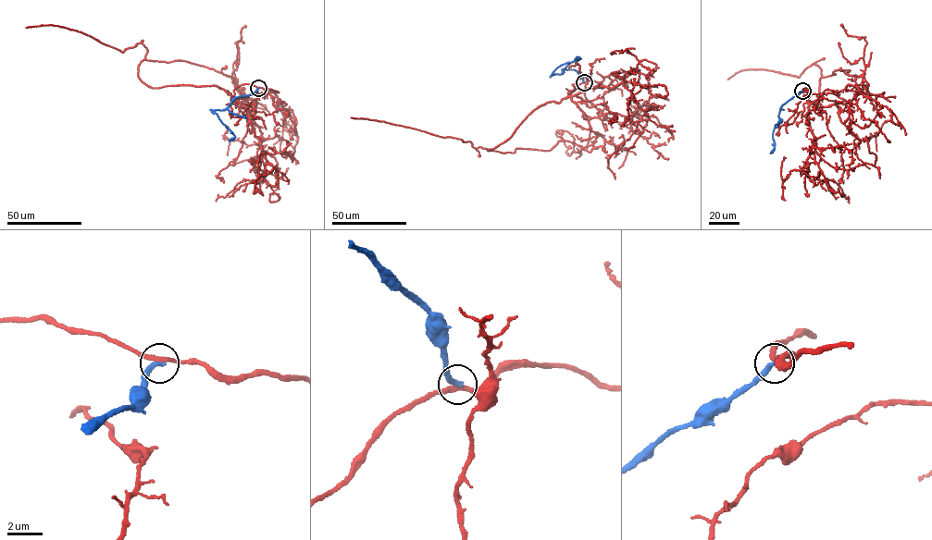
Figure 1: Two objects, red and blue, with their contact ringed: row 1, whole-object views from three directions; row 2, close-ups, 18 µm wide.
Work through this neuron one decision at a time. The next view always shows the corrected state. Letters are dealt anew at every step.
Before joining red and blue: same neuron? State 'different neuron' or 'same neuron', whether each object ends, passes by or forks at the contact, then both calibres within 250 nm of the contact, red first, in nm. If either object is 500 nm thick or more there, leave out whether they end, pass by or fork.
different neuron; red passes by; blue ends; calibres 240 and 300 nm

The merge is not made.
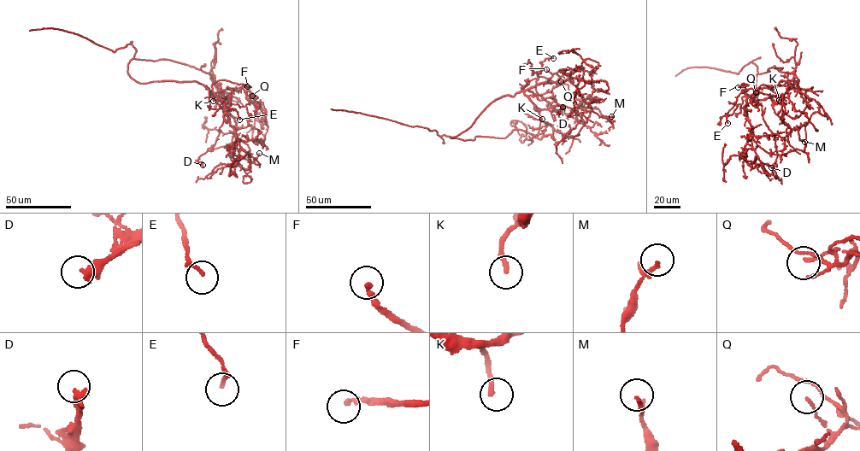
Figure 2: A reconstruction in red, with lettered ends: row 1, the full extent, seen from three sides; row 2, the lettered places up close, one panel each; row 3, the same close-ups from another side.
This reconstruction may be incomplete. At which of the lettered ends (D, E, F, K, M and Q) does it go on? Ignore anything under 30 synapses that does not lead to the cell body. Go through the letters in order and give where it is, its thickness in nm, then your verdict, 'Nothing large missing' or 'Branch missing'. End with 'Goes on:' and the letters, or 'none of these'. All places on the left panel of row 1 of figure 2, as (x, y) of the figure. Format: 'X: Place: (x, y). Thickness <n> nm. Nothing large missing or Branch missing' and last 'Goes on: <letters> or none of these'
D: Place: (203, 165). Thickness 240 nm. Nothing large missing
E: Place: (239, 120). Thickness 150 nm. Nothing large missing
F: Place: (247, 86). Thickness 220 nm. Branch missing
K: Place: (213, 101). Thickness 200 nm. Branch missing
M: Place: (259, 153). Thickness 200 nm. Nothing large missing
Q: Place: (252, 96). Thickness 110 nm. Nothing large missing
Goes on: F, K

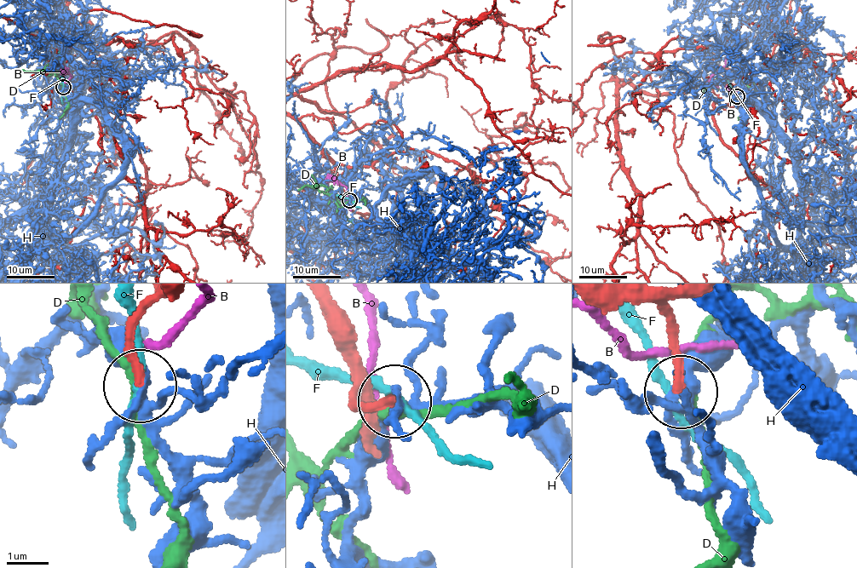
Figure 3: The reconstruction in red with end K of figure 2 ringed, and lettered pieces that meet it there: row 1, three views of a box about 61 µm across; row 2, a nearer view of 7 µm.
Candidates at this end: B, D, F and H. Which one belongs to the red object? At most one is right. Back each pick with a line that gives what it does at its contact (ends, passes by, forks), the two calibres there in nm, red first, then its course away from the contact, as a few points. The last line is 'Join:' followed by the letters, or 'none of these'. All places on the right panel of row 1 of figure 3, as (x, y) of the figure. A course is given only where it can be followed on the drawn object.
Join: none of these

